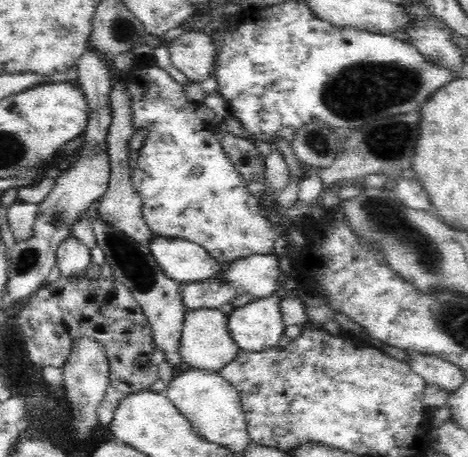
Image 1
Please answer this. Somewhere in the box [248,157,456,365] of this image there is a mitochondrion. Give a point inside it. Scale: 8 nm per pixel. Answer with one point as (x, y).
(381, 214)

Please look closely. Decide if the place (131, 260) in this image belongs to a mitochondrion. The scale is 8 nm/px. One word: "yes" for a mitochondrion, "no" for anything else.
yes

